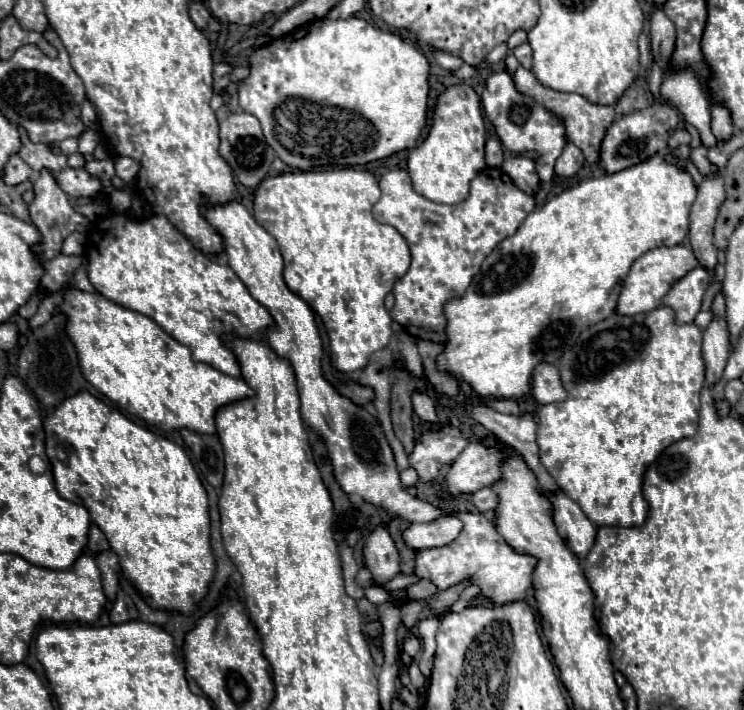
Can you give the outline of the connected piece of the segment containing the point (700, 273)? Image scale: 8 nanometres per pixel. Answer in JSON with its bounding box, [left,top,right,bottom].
[662,266,710,324]

